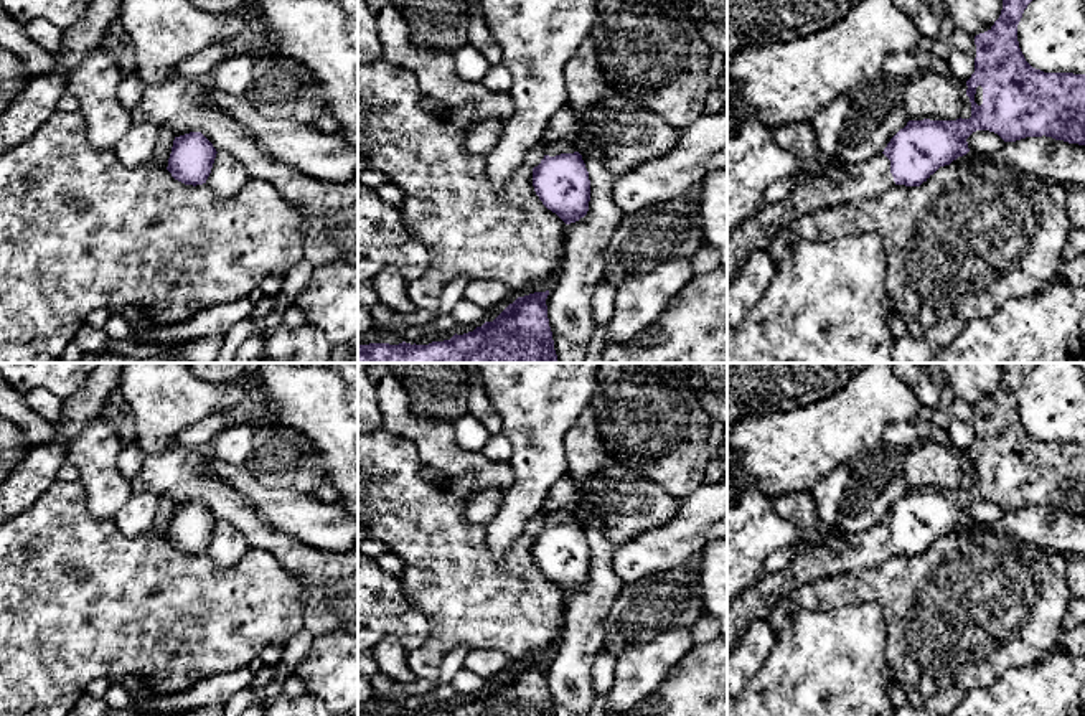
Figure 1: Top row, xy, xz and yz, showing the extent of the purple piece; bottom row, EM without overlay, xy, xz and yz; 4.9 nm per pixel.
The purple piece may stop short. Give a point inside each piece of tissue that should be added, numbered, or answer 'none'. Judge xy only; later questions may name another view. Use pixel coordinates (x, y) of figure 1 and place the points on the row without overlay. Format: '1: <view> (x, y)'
none

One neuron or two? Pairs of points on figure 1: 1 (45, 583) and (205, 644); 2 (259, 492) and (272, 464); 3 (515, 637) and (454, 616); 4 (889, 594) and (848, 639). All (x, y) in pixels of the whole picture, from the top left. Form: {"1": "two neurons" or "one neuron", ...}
{"1": "one neuron", "2": "two neurons", "3": "one neuron", "4": "two neurons"}

